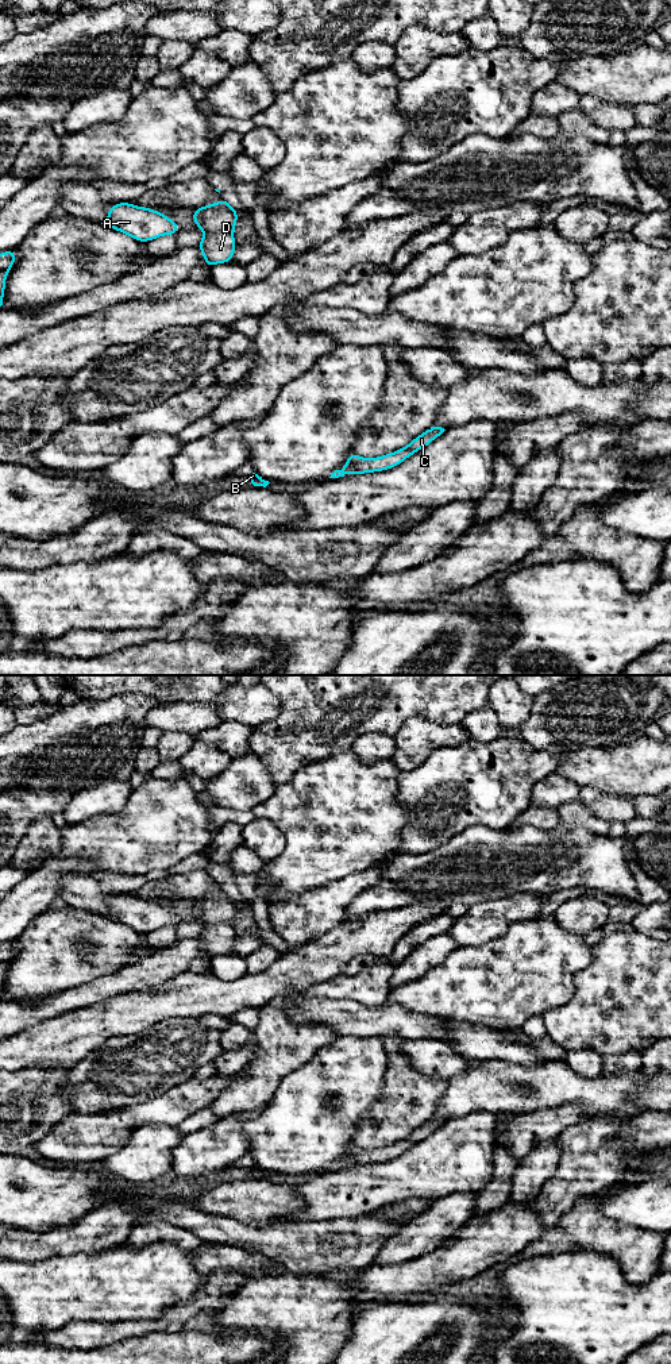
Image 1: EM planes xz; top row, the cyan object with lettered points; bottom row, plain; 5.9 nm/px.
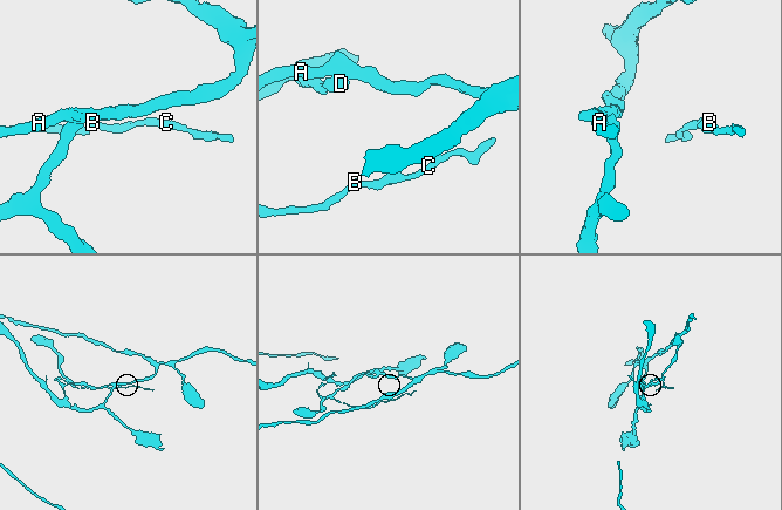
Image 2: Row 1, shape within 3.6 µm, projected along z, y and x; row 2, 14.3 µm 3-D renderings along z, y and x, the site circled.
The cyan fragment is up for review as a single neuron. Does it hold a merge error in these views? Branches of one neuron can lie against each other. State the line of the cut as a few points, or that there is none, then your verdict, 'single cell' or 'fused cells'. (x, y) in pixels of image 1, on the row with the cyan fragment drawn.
cut in xz along (205, 231), (226, 231), (231, 235); fused cells

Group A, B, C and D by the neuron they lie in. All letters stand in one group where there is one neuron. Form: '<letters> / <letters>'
A / B C D

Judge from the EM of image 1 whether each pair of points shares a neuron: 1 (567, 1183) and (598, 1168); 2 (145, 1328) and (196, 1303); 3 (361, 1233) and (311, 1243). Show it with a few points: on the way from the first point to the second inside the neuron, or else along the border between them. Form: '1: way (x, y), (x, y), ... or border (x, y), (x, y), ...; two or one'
1: way (575, 1178), (590, 1172); one
2: way (157, 1325), (184, 1312); one
3: way (349, 1239), (323, 1240); one

